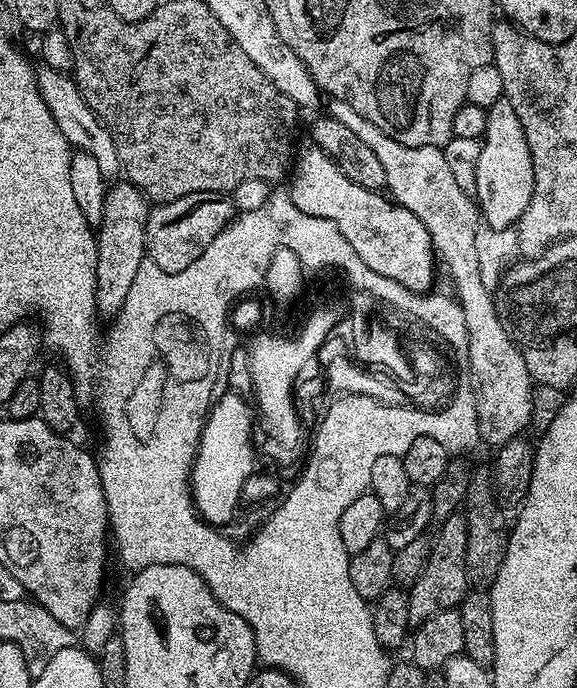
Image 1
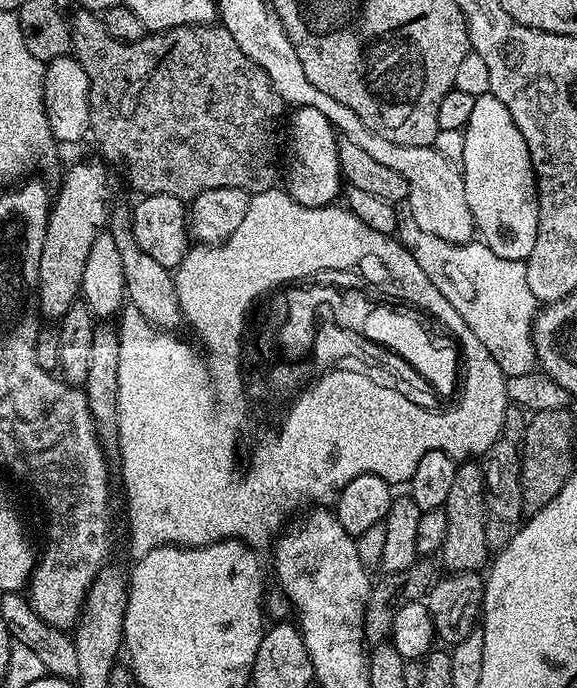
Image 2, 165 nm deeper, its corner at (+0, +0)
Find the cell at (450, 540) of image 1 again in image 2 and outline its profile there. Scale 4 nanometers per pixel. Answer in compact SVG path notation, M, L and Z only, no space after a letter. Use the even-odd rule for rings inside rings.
M457 463L454 470L454 482L451 483L450 494L446 497L443 509L448 516L448 525L446 526L446 538L438 553L438 560L448 567L445 569L449 573L475 572L483 569L489 563L490 549L486 542L486 526L484 525L486 514L484 470L479 463Z

